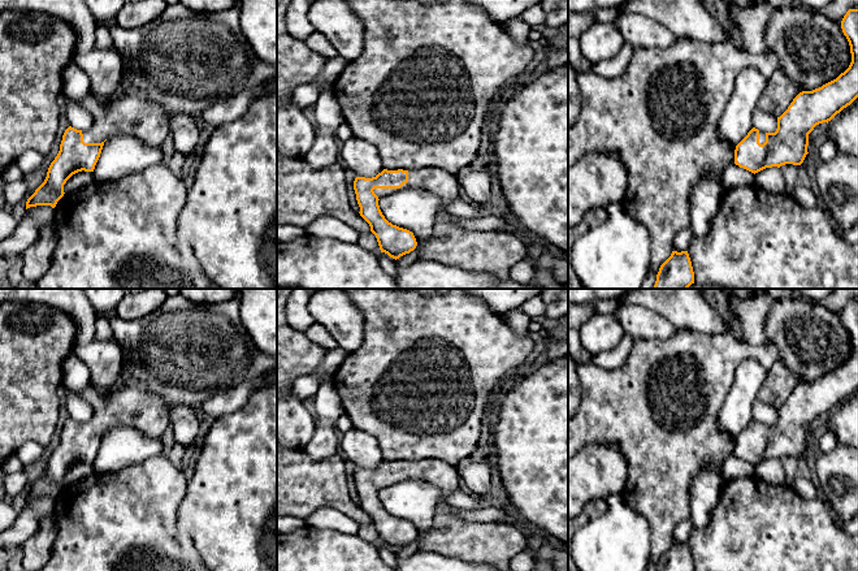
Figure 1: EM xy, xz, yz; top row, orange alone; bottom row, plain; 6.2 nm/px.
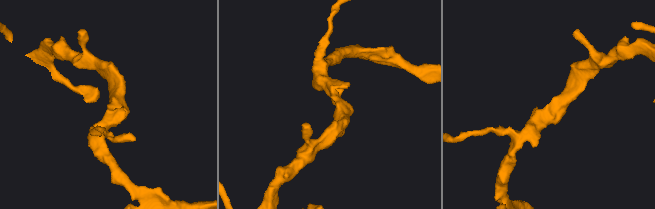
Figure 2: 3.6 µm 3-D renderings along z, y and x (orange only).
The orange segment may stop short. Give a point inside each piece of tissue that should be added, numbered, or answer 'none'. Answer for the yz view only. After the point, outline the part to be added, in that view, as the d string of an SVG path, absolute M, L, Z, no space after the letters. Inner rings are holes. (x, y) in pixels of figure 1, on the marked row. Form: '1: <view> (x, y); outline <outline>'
1: yz (780, 90); outline M776 72L758 100L757 108L780 117L802 90L785 74Z

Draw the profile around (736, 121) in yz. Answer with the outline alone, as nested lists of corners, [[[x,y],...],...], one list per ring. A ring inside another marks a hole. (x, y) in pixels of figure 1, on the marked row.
[[[753,68],[742,70],[737,77],[732,96],[718,125],[718,135],[733,150],[753,129],[753,113],[767,81]]]

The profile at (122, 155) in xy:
[[[113,135],[104,142],[100,157],[95,165],[96,182],[113,182],[162,163],[162,148],[152,147],[133,135]]]

